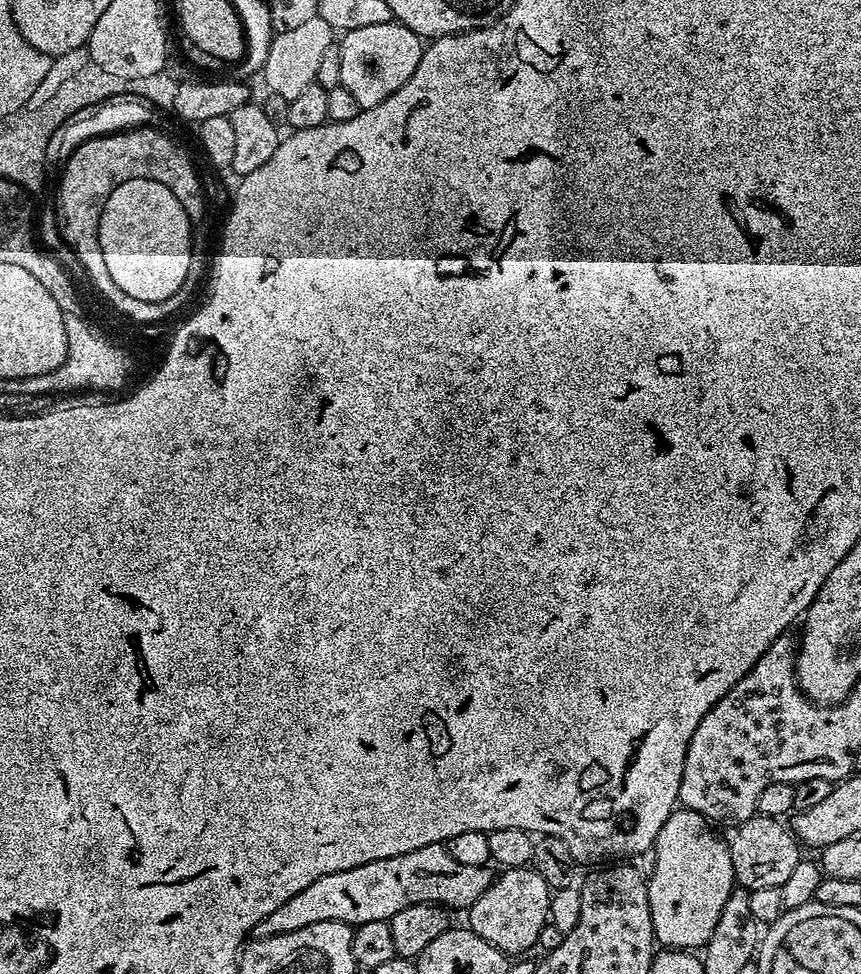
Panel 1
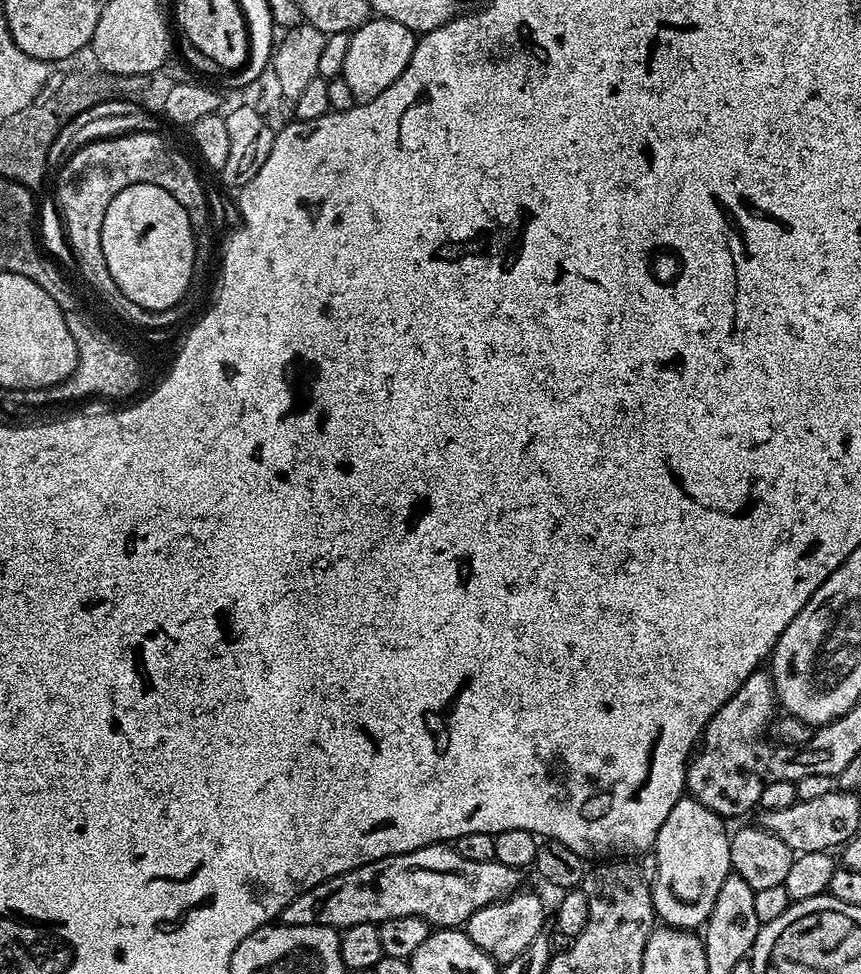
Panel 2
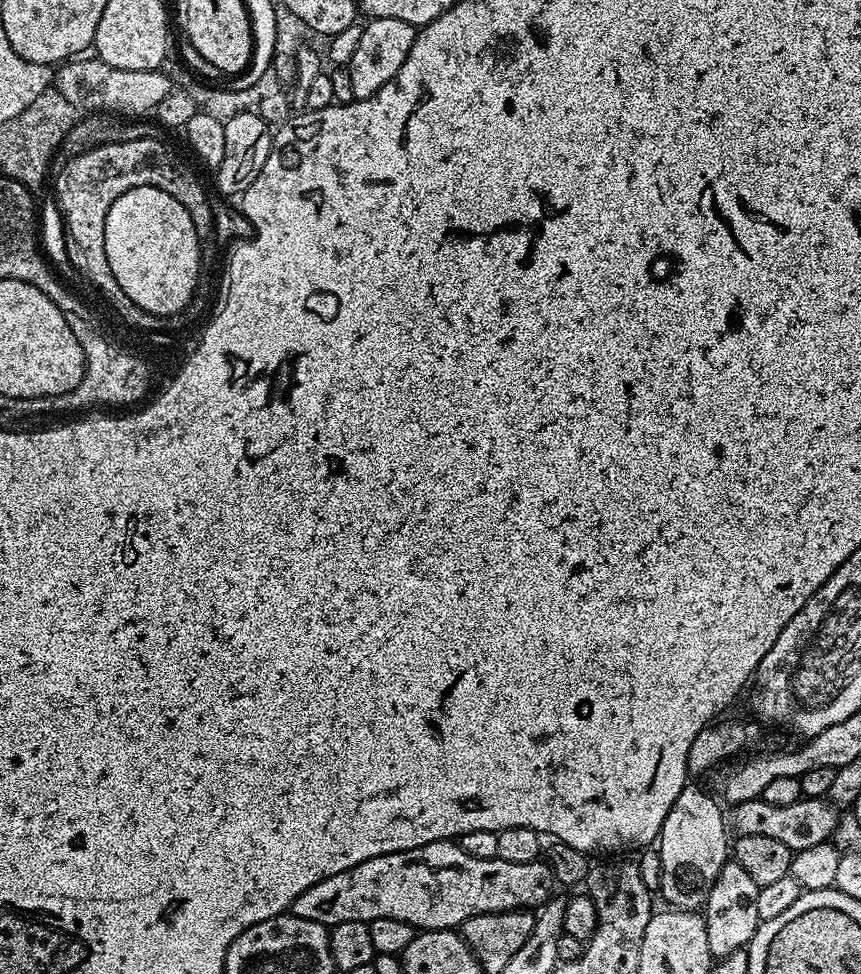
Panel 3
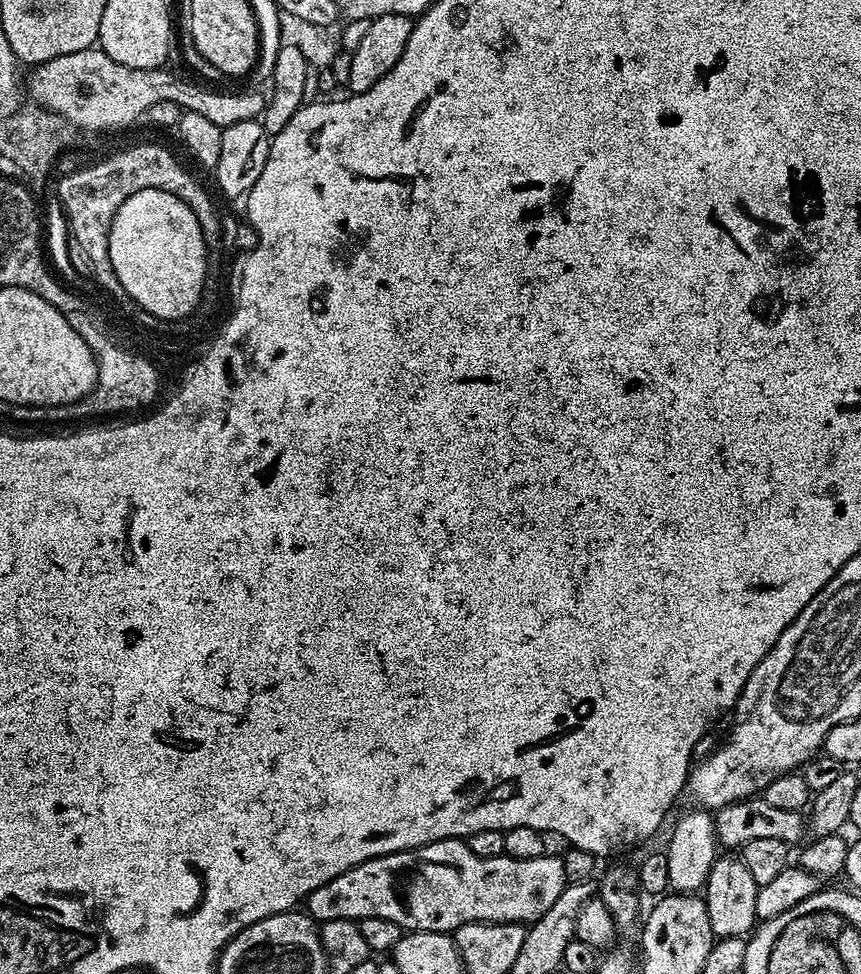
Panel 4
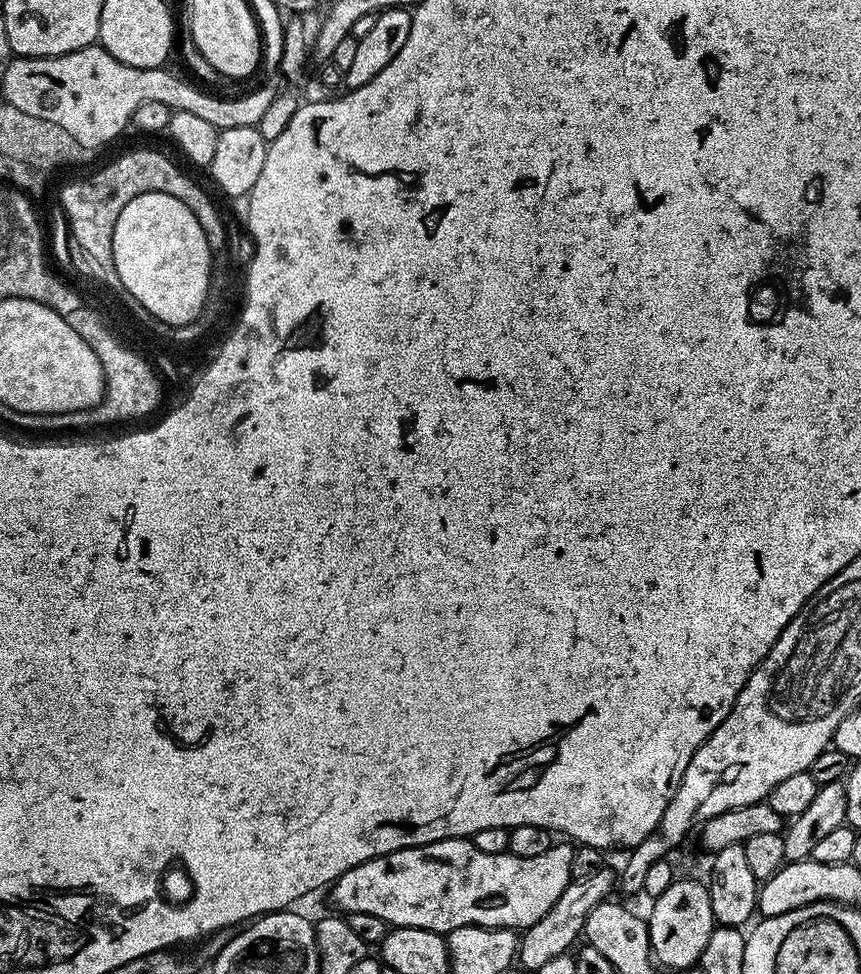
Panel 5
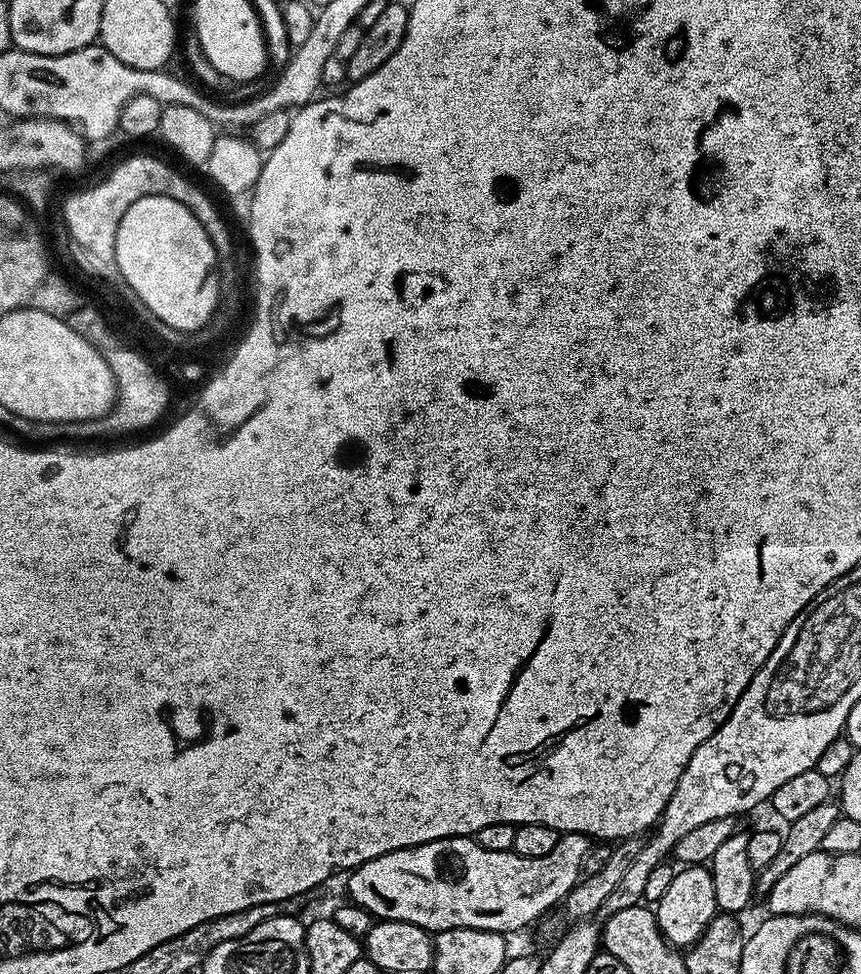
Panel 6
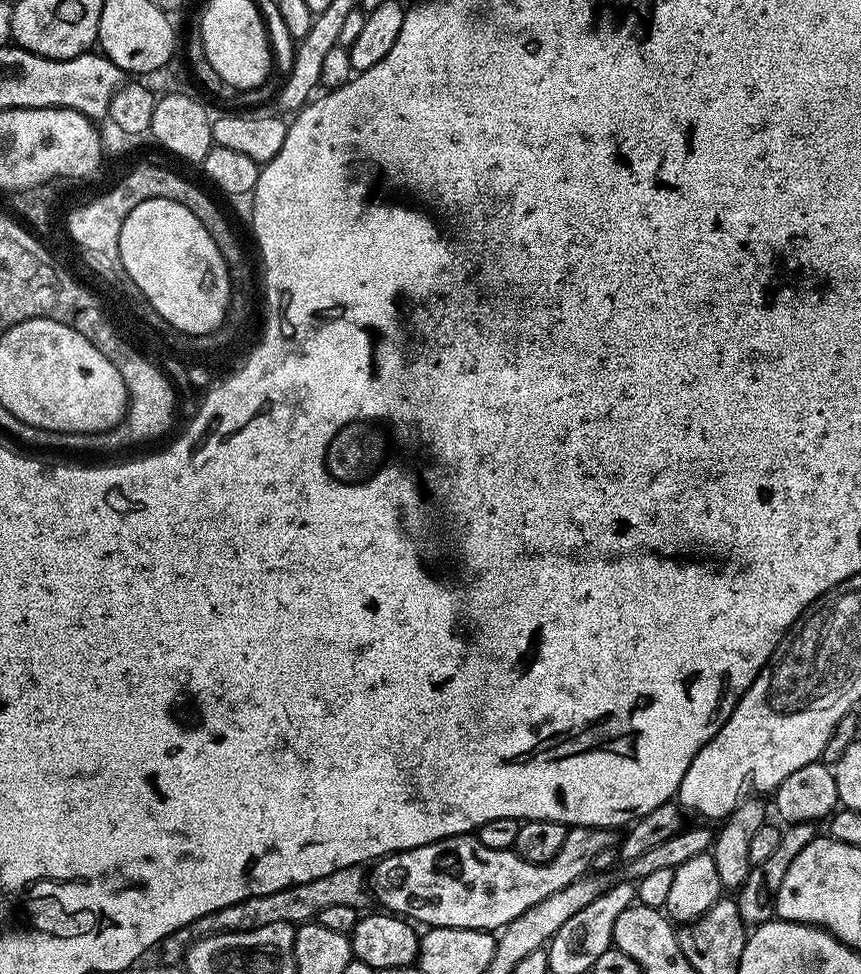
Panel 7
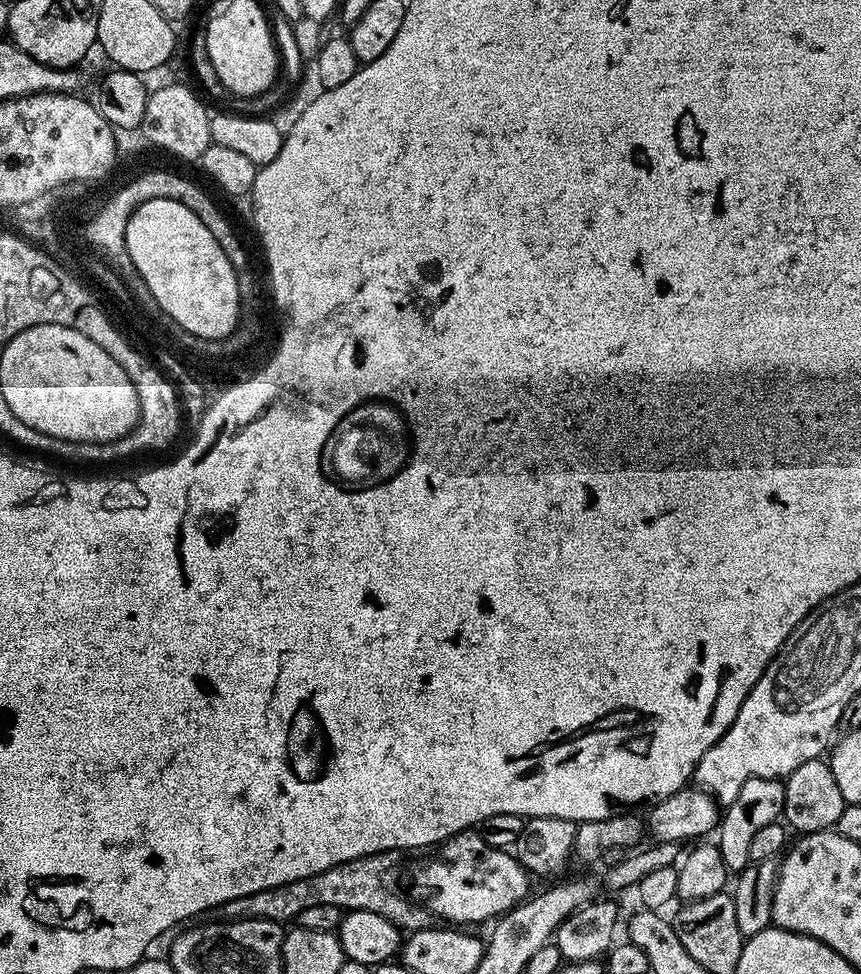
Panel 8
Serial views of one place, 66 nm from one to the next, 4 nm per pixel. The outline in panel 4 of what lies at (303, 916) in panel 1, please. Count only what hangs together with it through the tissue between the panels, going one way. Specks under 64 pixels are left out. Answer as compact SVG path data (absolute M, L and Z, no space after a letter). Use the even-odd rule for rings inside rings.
M463 839L435 840L433 844L423 844L420 848L412 848L408 852L391 852L385 856L367 860L350 870L346 870L346 874L338 874L338 878L318 886L318 890L310 893L306 901L306 912L307 915L317 922L325 920L354 920L358 922L364 916L369 916L370 918L386 918L390 922L398 922L398 926L402 930L410 932L447 932L452 934L455 933L458 926L463 924L527 925L542 914L546 914L546 910L550 910L550 906L554 906L554 901L558 899L558 894L562 894L565 883L563 862L559 855L551 856L551 854L545 854L538 858L526 858L525 860L516 860L512 856L505 855L495 856L494 858L478 858L478 854L474 854L474 850L470 850Z

